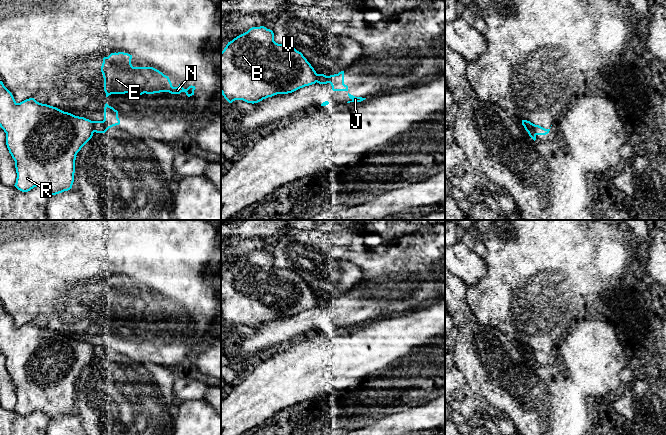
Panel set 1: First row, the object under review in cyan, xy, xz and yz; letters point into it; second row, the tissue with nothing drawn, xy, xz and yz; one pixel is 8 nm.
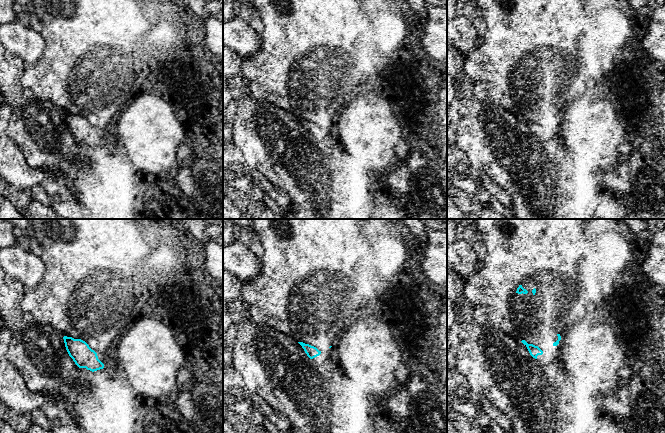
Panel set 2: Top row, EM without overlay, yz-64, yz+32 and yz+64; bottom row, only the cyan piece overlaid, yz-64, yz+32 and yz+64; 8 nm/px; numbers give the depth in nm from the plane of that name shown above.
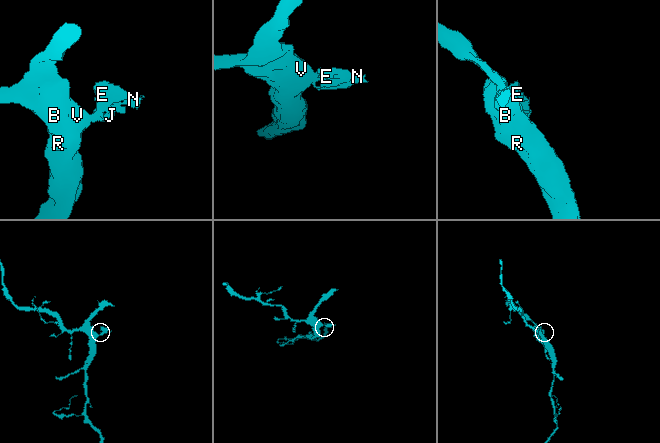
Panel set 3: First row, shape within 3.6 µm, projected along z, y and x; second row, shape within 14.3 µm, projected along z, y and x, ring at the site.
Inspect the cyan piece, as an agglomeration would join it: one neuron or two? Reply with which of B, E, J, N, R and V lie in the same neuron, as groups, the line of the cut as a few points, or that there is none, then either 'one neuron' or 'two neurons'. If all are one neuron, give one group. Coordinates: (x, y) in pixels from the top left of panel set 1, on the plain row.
B R V / E J N | yz (523, 344), (531, 348), (535, 359) | two neurons

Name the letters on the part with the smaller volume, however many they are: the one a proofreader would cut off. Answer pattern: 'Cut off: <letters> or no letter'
Cut off: E, J, N

